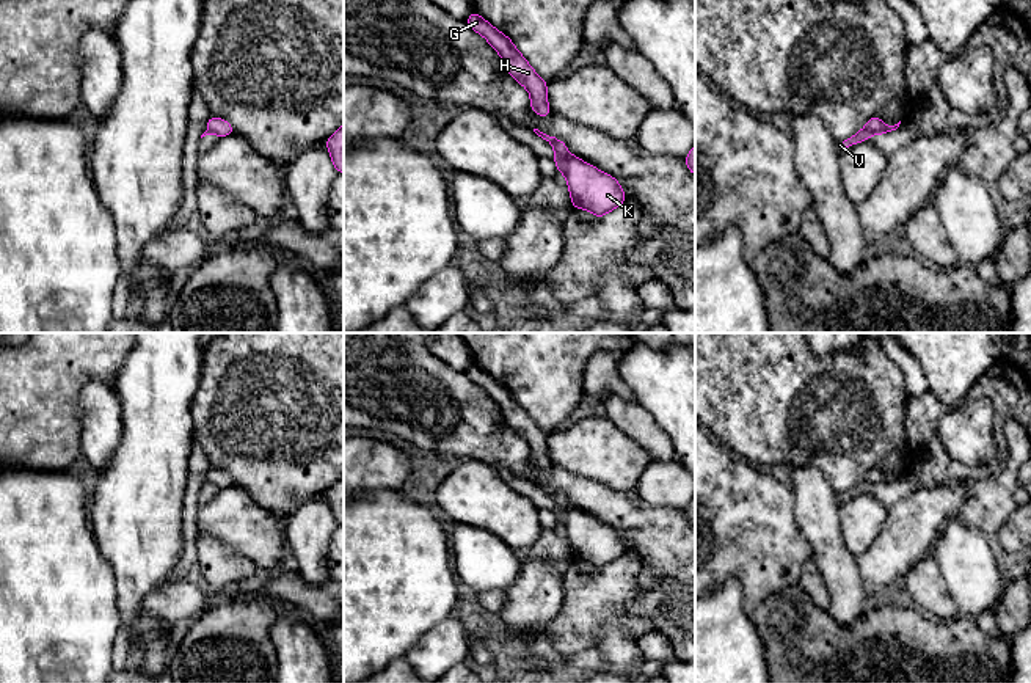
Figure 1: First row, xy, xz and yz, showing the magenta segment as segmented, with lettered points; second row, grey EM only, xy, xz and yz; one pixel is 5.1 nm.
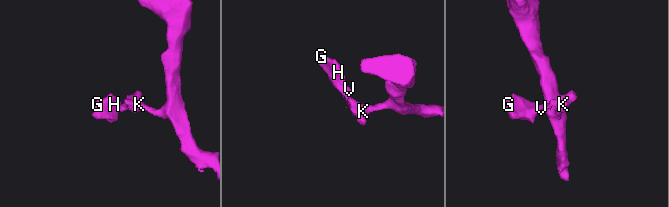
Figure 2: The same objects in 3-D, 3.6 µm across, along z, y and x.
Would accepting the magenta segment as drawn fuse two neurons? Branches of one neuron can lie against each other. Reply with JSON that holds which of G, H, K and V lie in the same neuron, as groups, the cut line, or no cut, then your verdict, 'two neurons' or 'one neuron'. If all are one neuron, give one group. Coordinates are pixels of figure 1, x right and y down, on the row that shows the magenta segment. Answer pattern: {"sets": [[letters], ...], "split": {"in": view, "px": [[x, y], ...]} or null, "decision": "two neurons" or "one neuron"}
{"sets": [["G", "H", "V"], ["K"]], "split": {"in": "yz", "px": [[865, 127], [870, 131], [887, 131]]}, "decision": "two neurons"}

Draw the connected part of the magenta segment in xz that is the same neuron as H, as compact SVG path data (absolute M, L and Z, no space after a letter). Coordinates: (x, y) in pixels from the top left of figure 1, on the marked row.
M472 11L466 24L475 33L482 35L488 44L499 53L504 68L530 96L530 110L537 116L549 116L552 111L548 105L548 82L545 82L529 61L521 55L508 36L486 22L482 16Z

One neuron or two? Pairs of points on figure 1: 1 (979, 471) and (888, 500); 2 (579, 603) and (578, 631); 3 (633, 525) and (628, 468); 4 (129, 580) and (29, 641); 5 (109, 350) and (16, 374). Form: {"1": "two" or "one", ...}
{"1": "one", "2": "one", "3": "two", "4": "two", "5": "one"}

